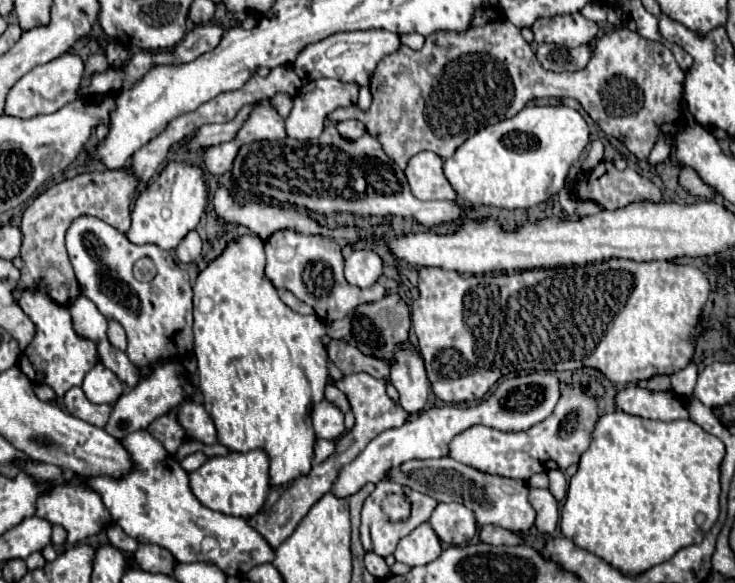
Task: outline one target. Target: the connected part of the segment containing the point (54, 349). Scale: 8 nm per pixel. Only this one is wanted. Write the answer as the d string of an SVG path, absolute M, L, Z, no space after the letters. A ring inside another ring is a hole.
M26 289L22 297L18 299L18 305L36 325L36 335L32 343L18 357L18 363L20 363L18 367L32 383L46 383L58 393L58 397L64 397L68 389L82 385L84 375L98 363L98 351L96 351L98 341L78 335L74 331L70 311L66 307L56 305L42 291Z

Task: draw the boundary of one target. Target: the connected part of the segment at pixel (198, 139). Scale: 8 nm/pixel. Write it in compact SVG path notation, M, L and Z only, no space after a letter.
M244 105L236 117L228 123L212 123L212 125L202 125L196 131L196 137L188 143L188 151L198 151L198 149L206 149L210 145L218 145L224 141L230 141L234 137L234 133L238 133L240 125L246 121L246 117L250 115L250 111L254 109L254 105Z

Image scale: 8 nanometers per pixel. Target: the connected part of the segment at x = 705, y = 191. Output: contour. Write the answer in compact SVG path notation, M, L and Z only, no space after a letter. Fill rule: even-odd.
M680 169L680 185L682 185L688 193L692 193L692 195L696 195L696 197L704 197L704 199L710 199L712 193L714 193L692 169Z

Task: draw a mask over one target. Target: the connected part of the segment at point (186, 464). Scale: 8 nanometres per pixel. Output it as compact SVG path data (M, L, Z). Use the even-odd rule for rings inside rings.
M192 453L192 455L188 455L180 465L190 473L190 471L198 469L204 461L206 461L206 455L204 455L204 453Z

